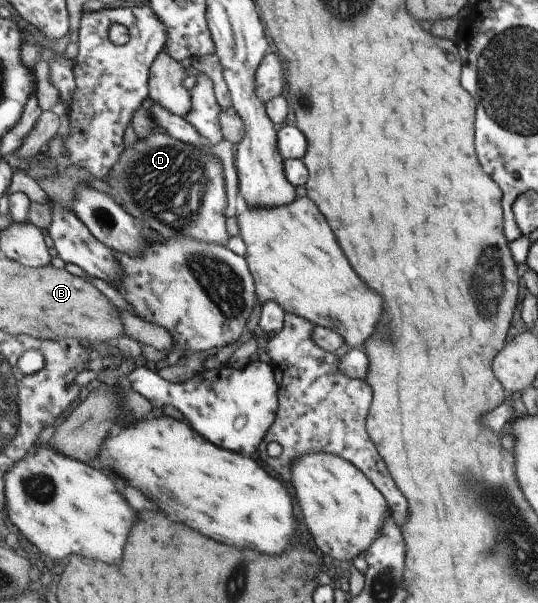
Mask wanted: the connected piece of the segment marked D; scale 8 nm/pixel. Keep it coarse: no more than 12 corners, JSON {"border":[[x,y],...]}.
{"border":[[155,131],[111,194],[167,238],[227,245],[225,165]]}

